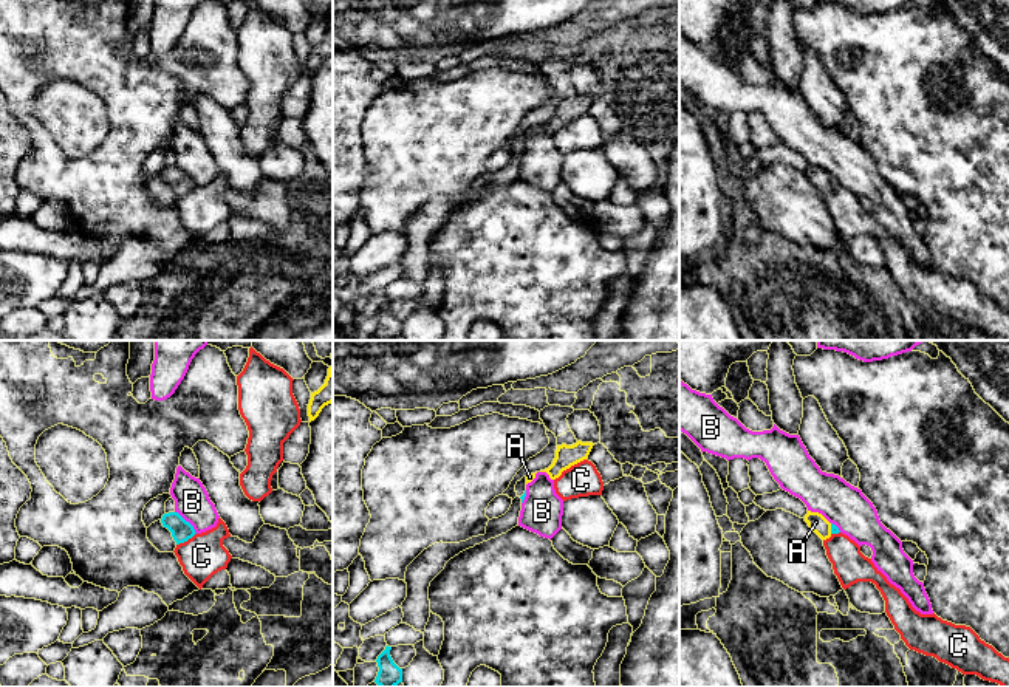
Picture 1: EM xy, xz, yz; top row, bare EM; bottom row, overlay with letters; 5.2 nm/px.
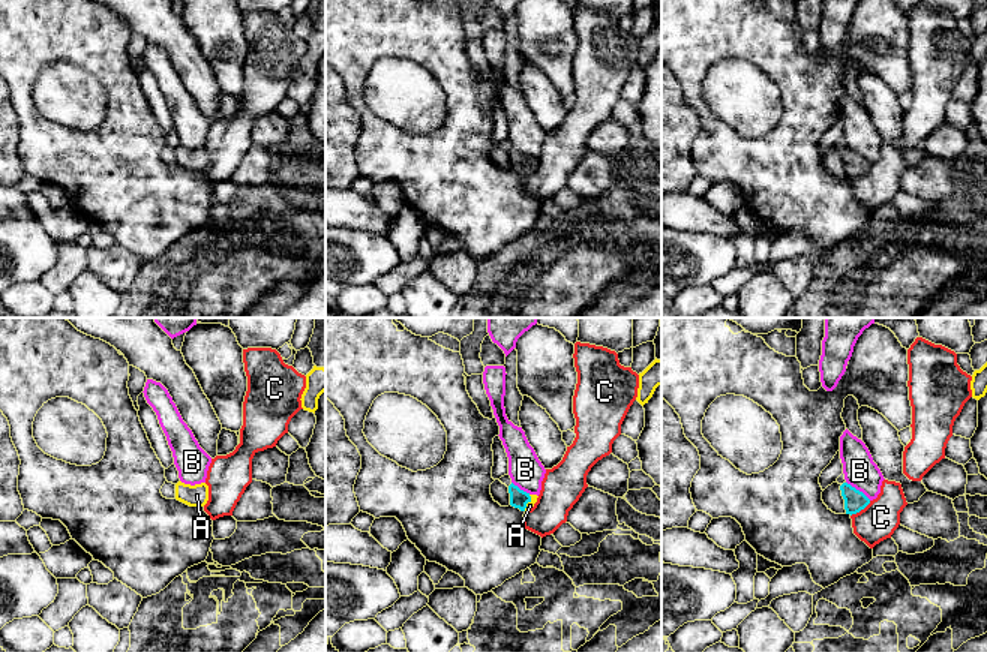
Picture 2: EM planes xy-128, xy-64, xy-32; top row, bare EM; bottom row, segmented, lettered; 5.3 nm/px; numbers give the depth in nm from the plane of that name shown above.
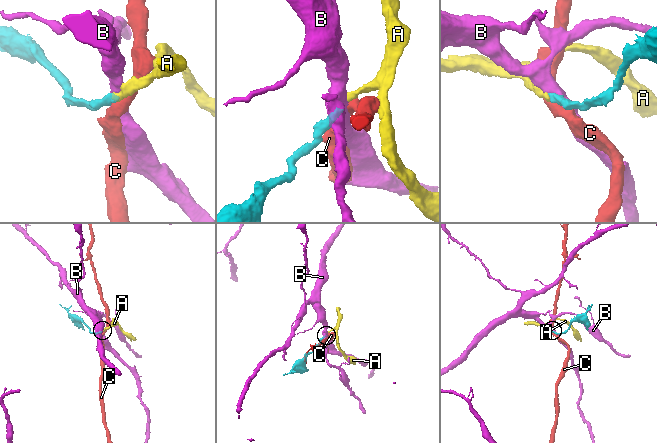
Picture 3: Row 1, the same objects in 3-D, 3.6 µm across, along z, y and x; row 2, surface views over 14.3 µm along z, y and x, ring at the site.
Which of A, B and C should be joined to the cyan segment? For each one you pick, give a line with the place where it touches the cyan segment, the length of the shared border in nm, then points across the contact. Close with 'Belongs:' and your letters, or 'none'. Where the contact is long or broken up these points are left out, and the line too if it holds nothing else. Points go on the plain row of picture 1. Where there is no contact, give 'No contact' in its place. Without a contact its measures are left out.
A: Touches cyan at yz (831, 181). Shared border 60 nm. Path across: yz (834, 183), (831, 181), (822, 181), (816, 175)
Belongs: A

